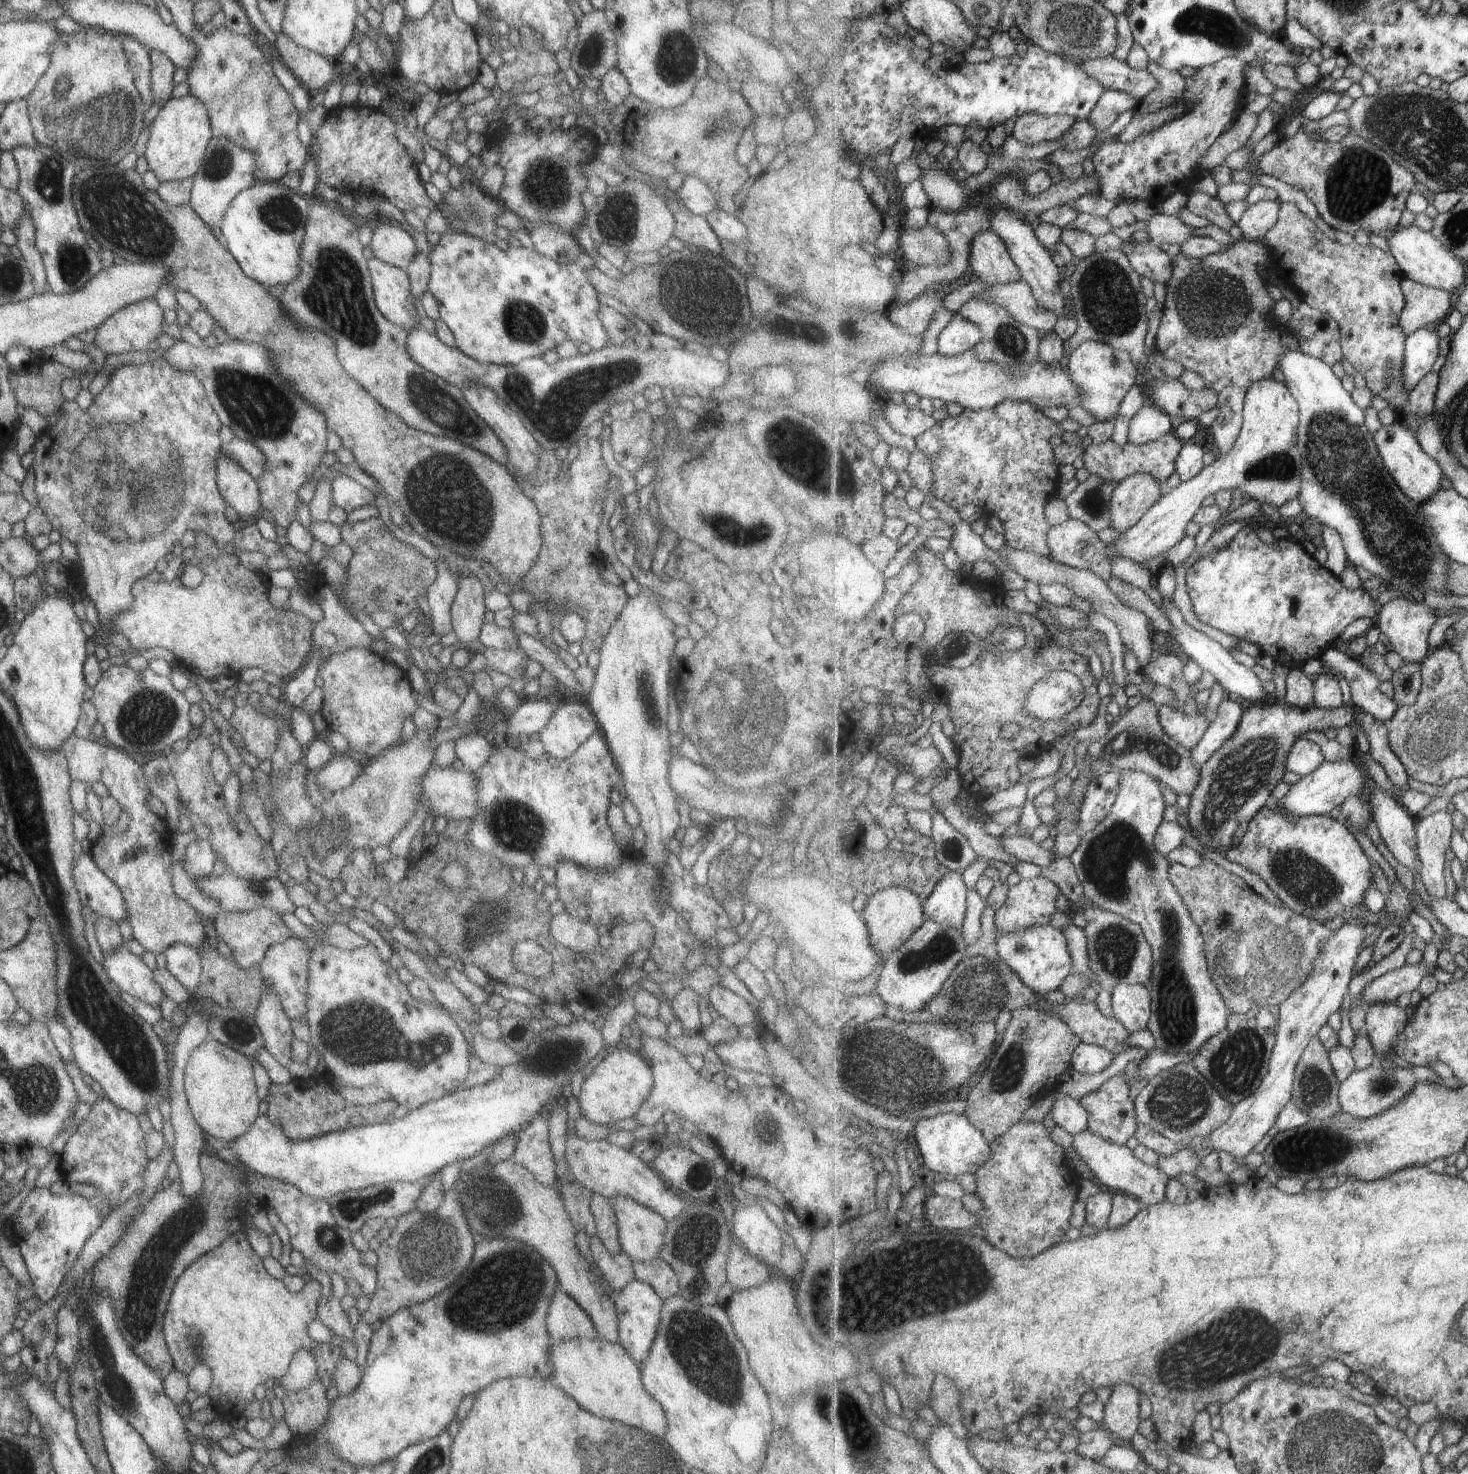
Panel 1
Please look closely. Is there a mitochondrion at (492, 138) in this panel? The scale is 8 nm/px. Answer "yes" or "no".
no

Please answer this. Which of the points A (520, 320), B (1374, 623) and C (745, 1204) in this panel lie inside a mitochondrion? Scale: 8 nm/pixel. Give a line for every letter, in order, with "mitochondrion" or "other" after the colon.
A: mitochondrion
B: other
C: other

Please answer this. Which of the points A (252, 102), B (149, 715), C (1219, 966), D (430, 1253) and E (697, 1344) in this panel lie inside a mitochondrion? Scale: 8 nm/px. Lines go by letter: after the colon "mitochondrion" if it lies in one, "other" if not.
A: other
B: mitochondrion
C: mitochondrion
D: mitochondrion
E: mitochondrion

